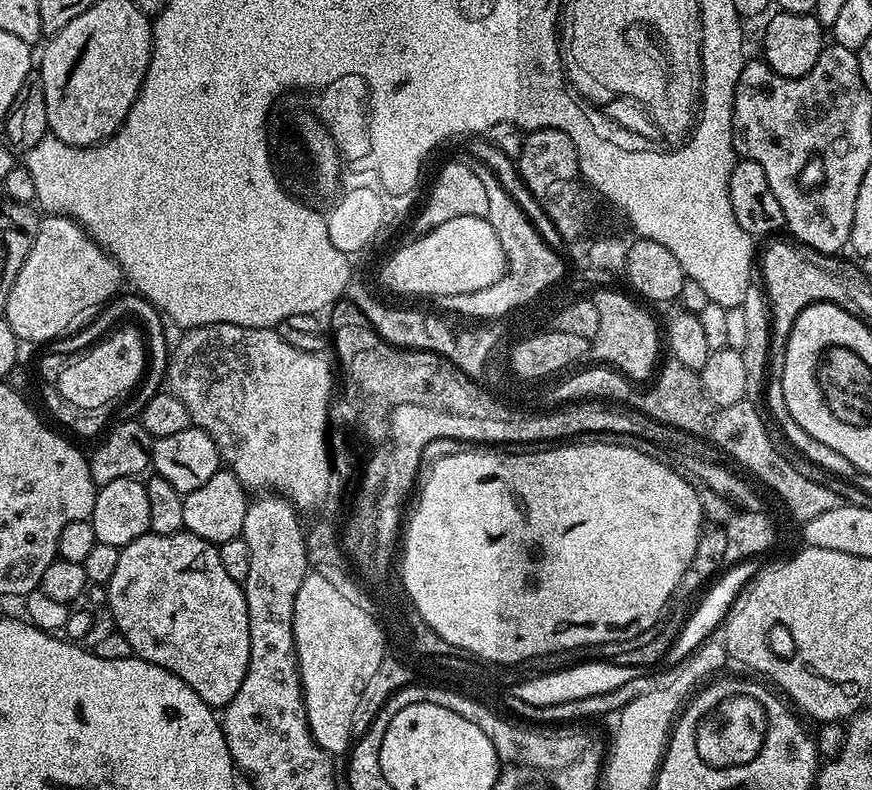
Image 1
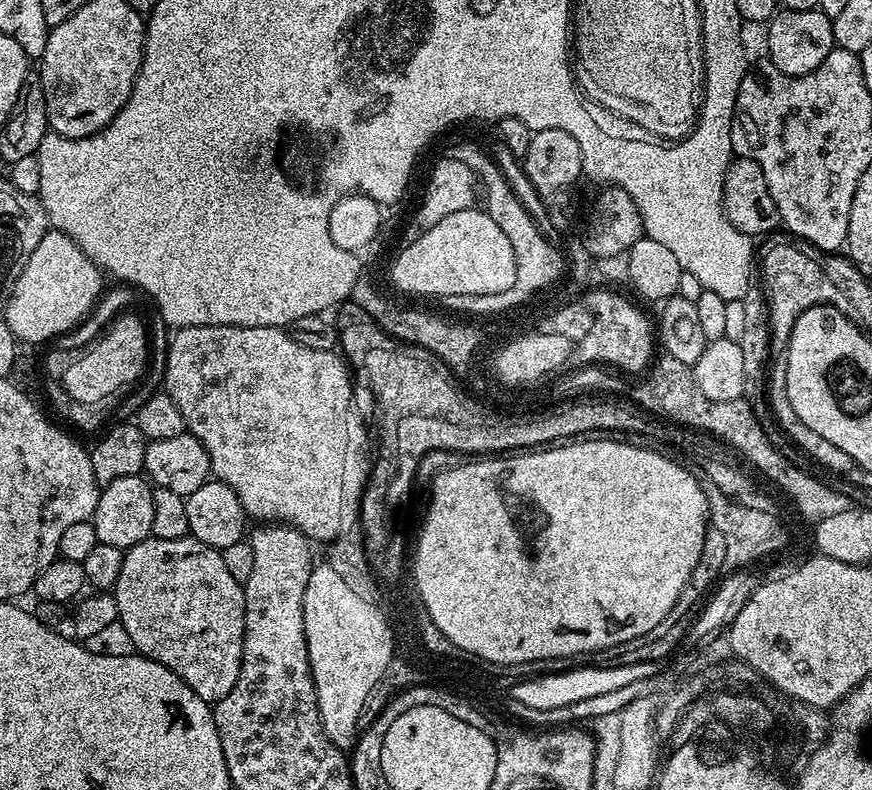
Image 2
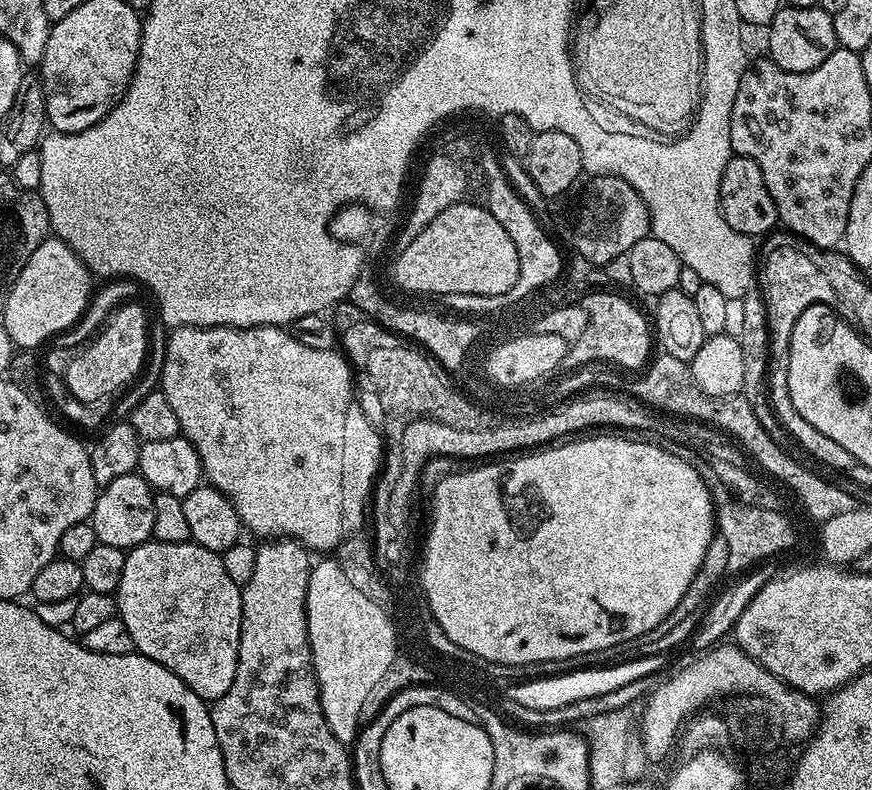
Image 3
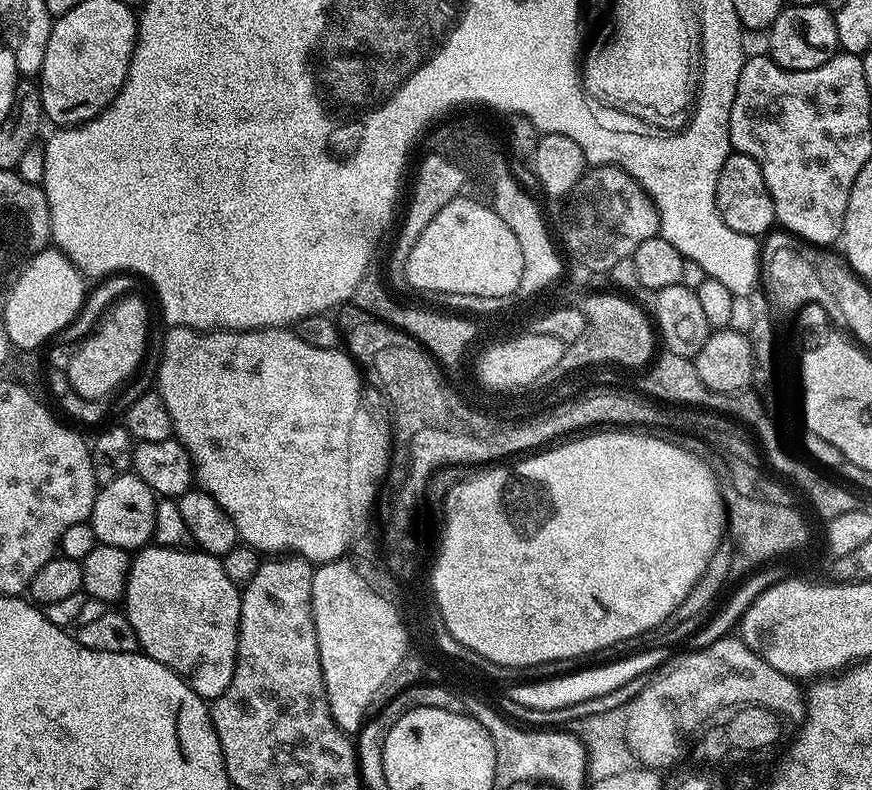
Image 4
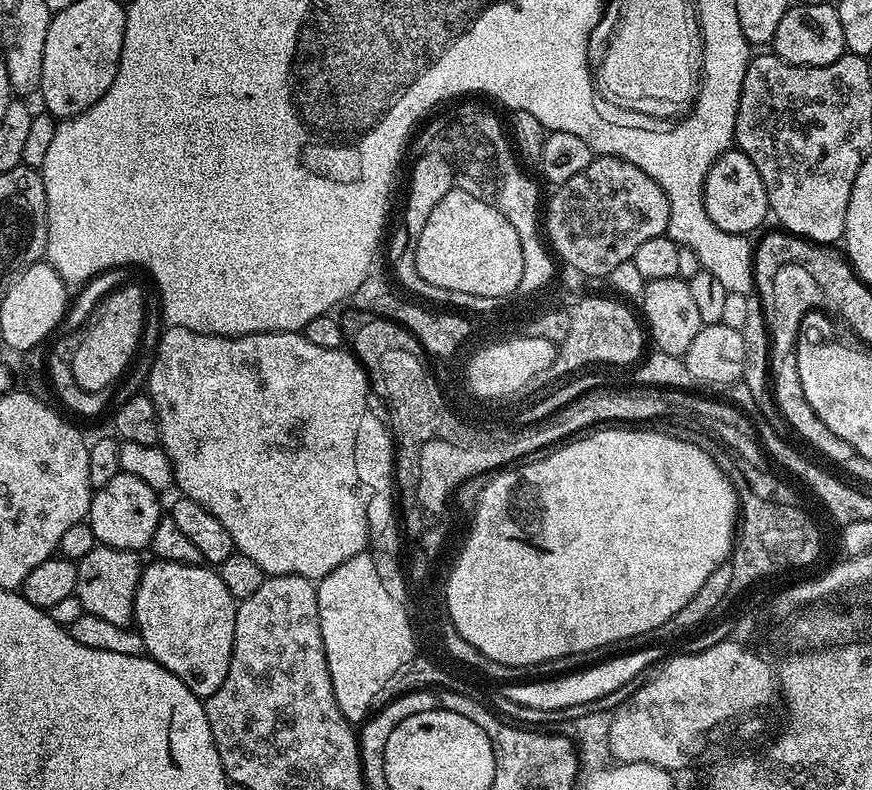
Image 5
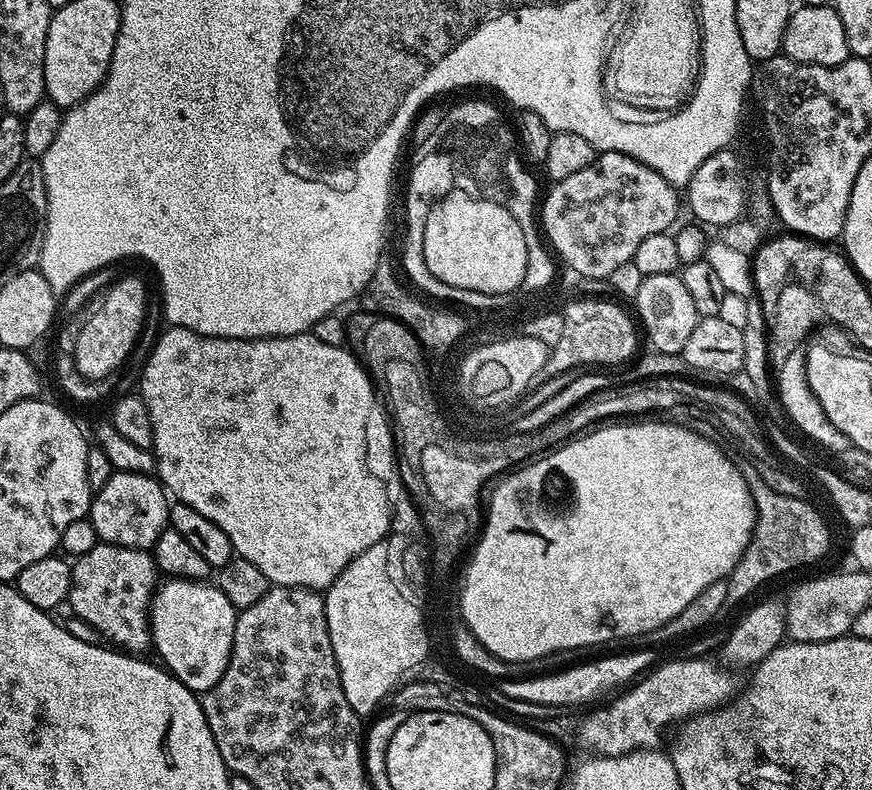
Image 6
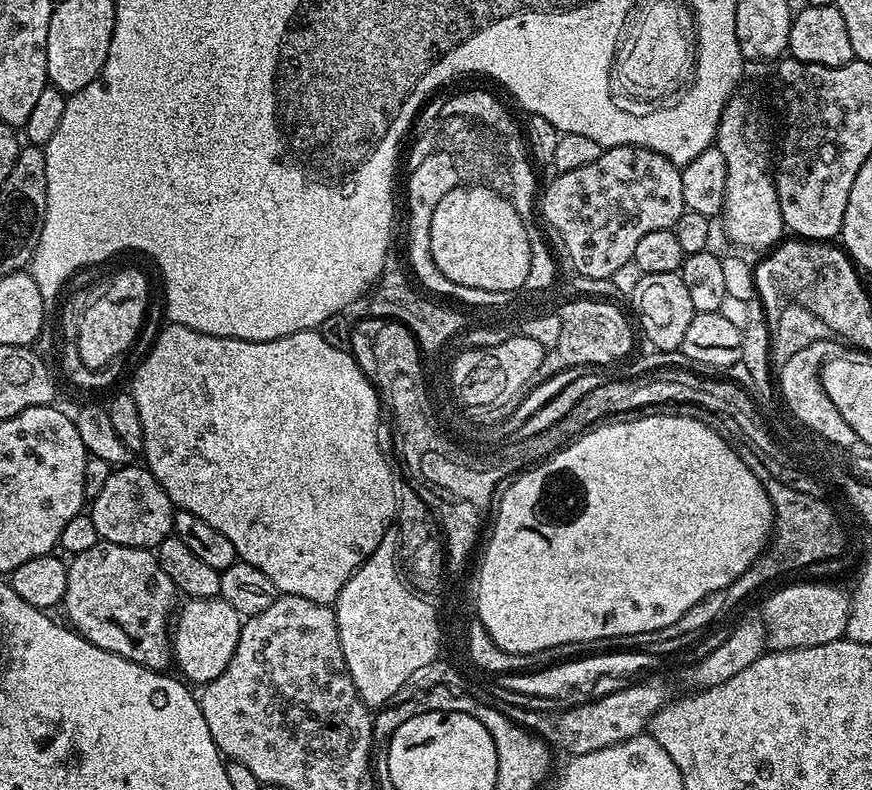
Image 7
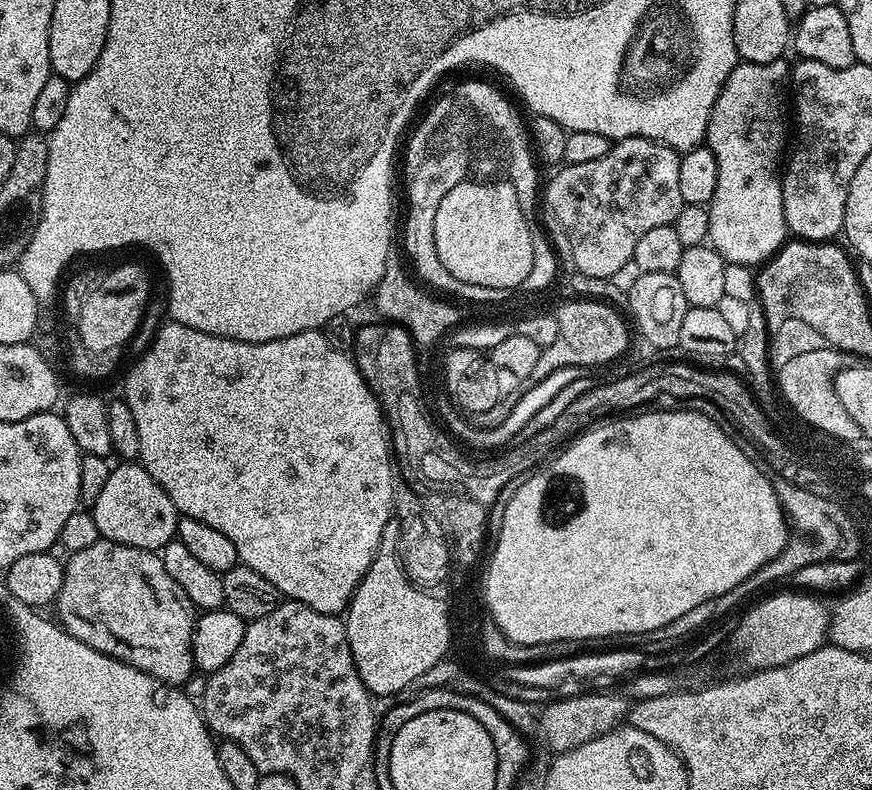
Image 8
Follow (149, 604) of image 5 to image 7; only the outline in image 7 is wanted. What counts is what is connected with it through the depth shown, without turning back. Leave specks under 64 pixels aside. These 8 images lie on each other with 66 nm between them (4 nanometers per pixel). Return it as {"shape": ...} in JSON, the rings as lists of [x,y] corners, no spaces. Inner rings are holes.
{"shape":[[[219,598],[185,599],[175,613],[174,627],[170,632],[172,655],[175,667],[180,667],[179,675],[196,686],[209,684],[218,678],[218,674],[230,666],[230,658],[234,658],[241,623],[238,610],[234,610],[230,602]]]}

